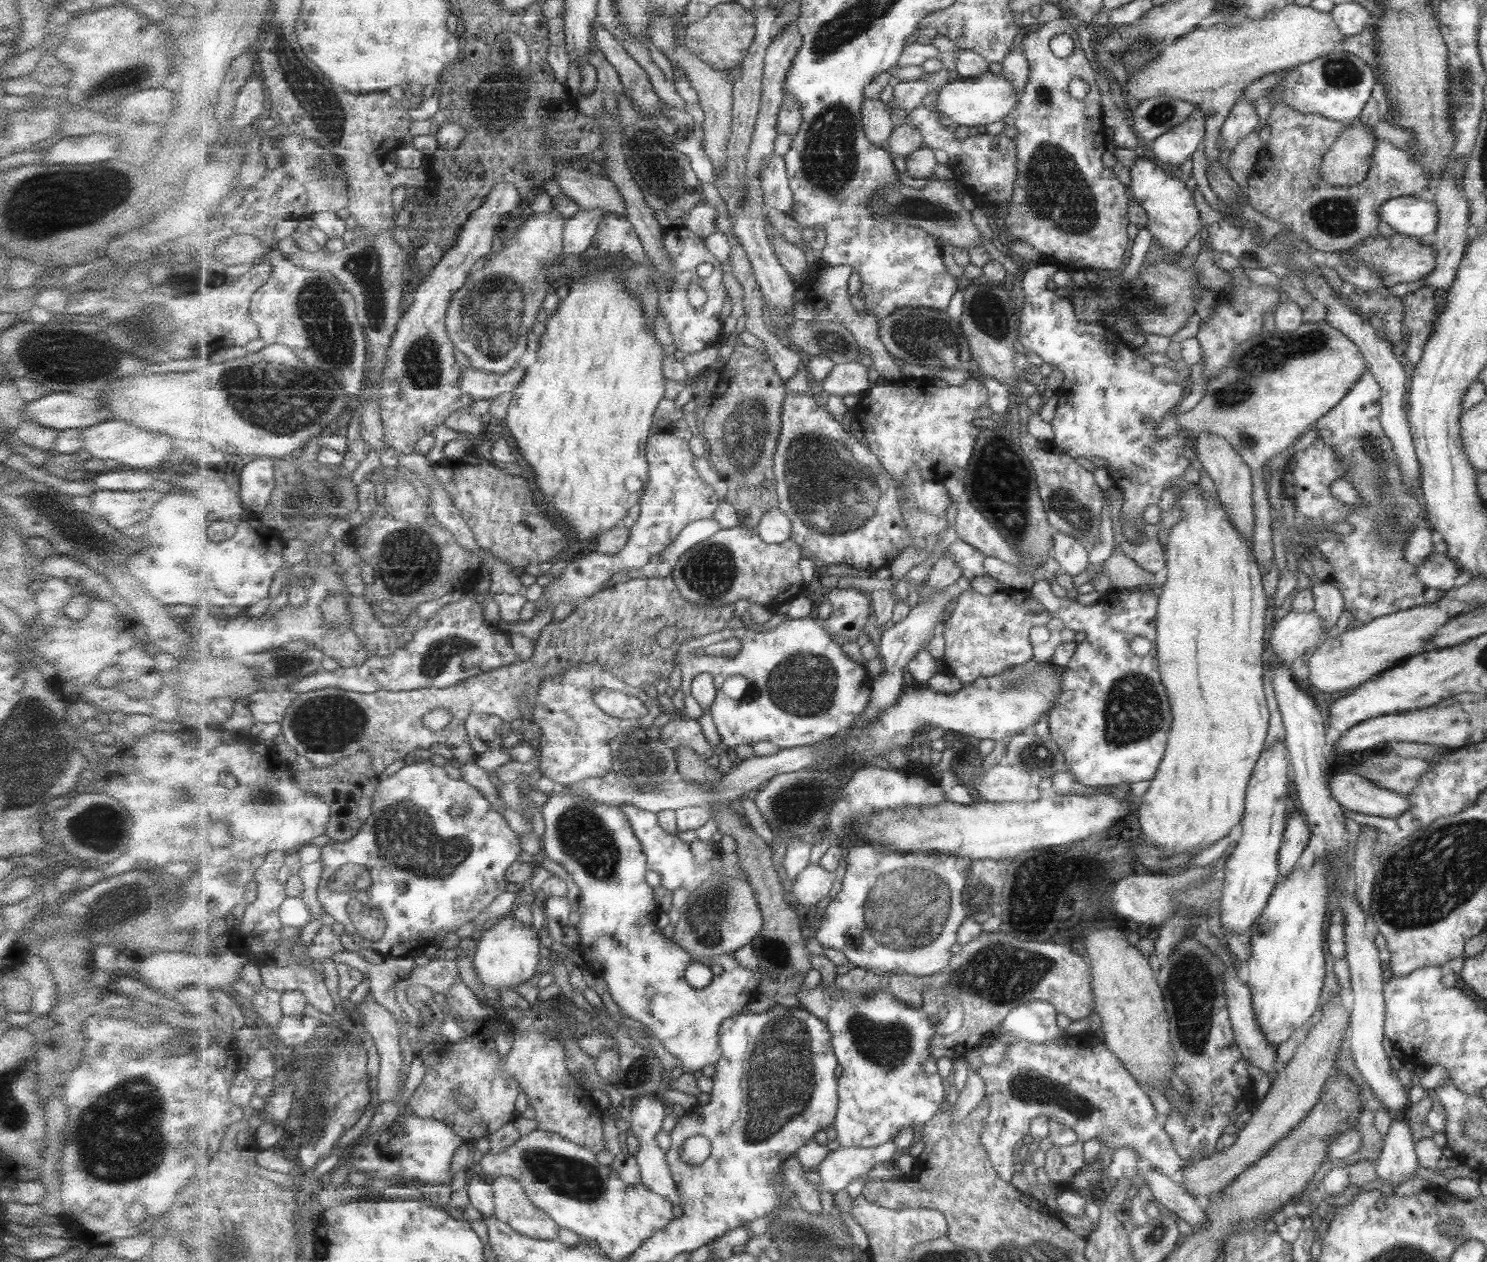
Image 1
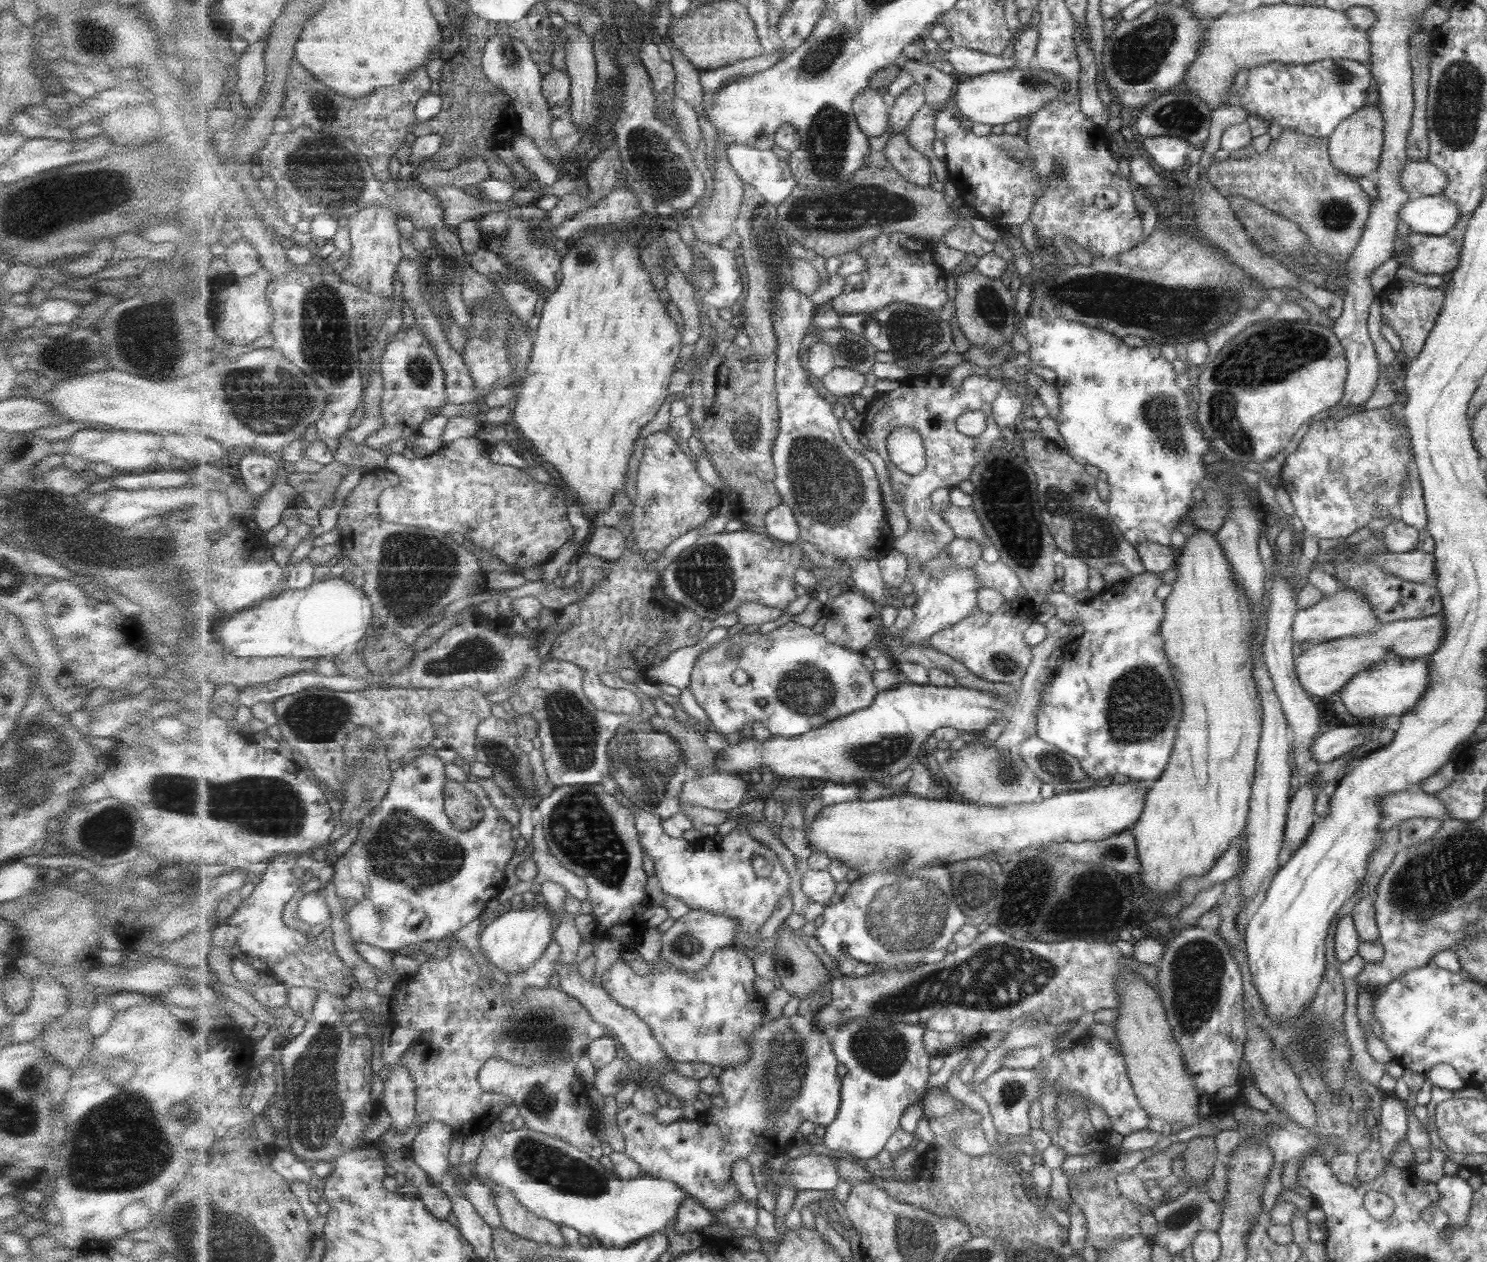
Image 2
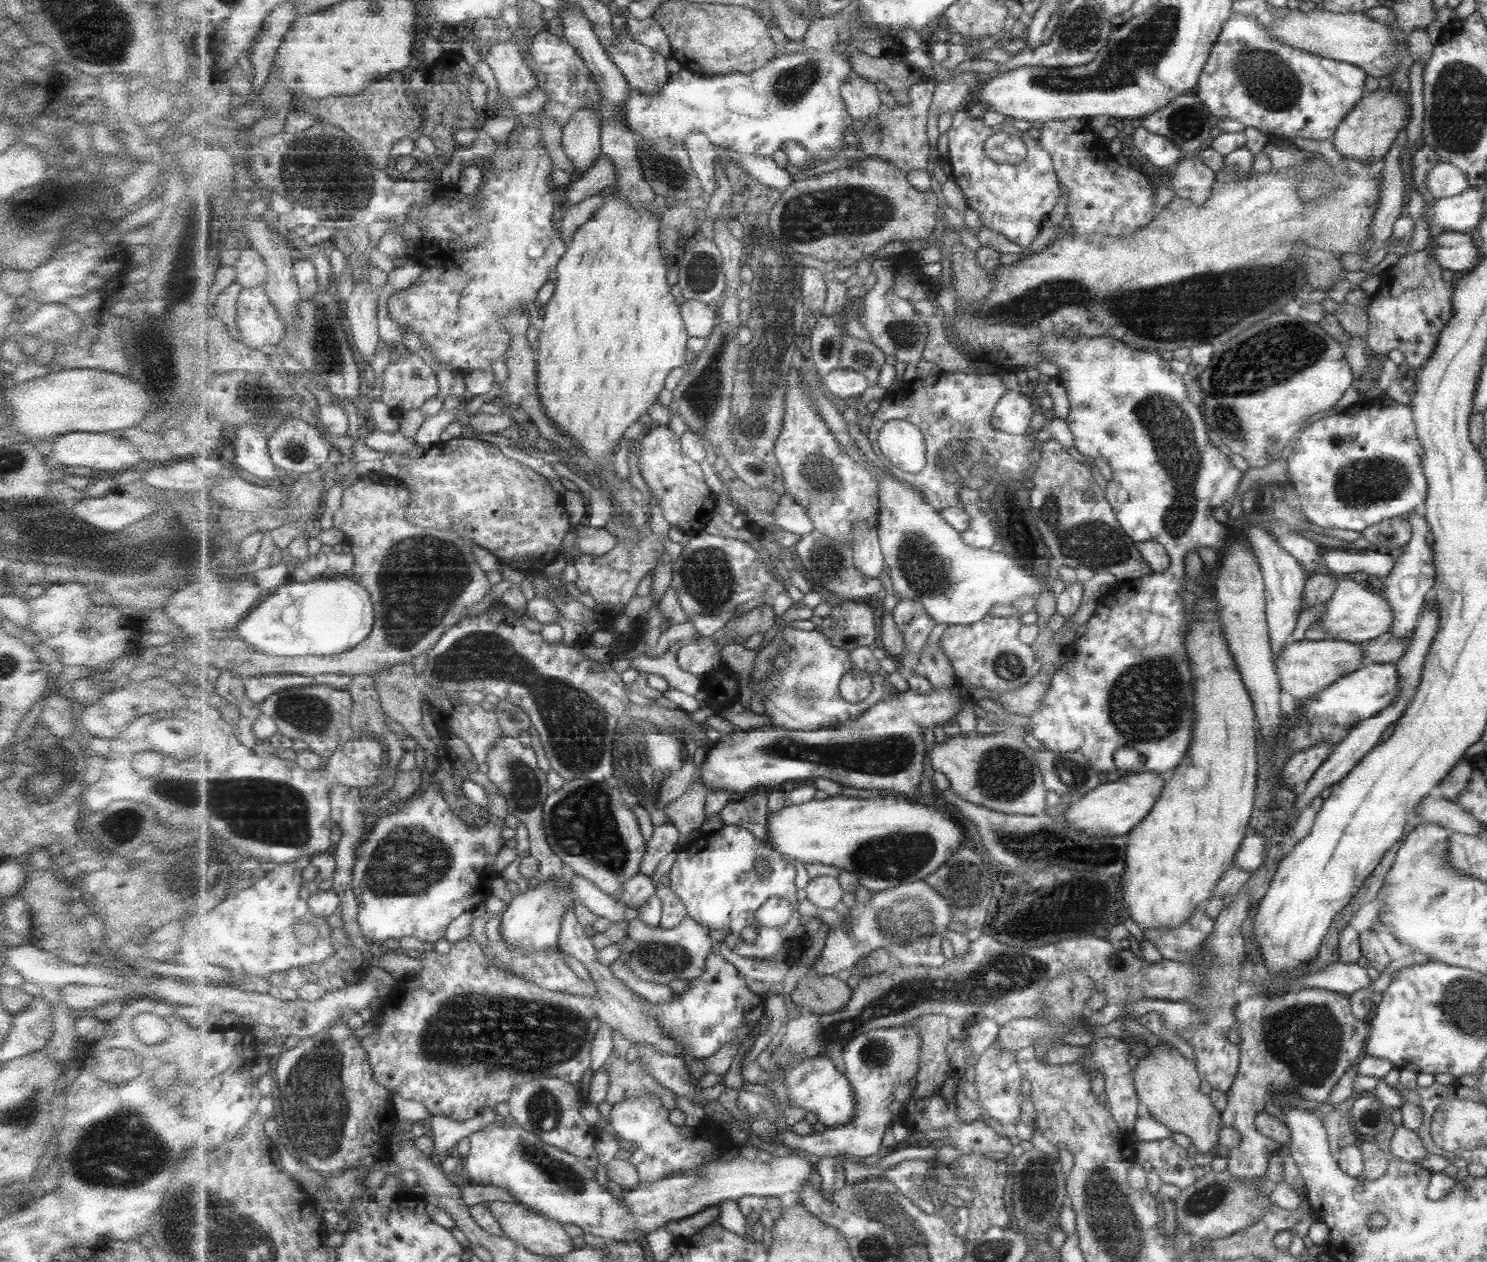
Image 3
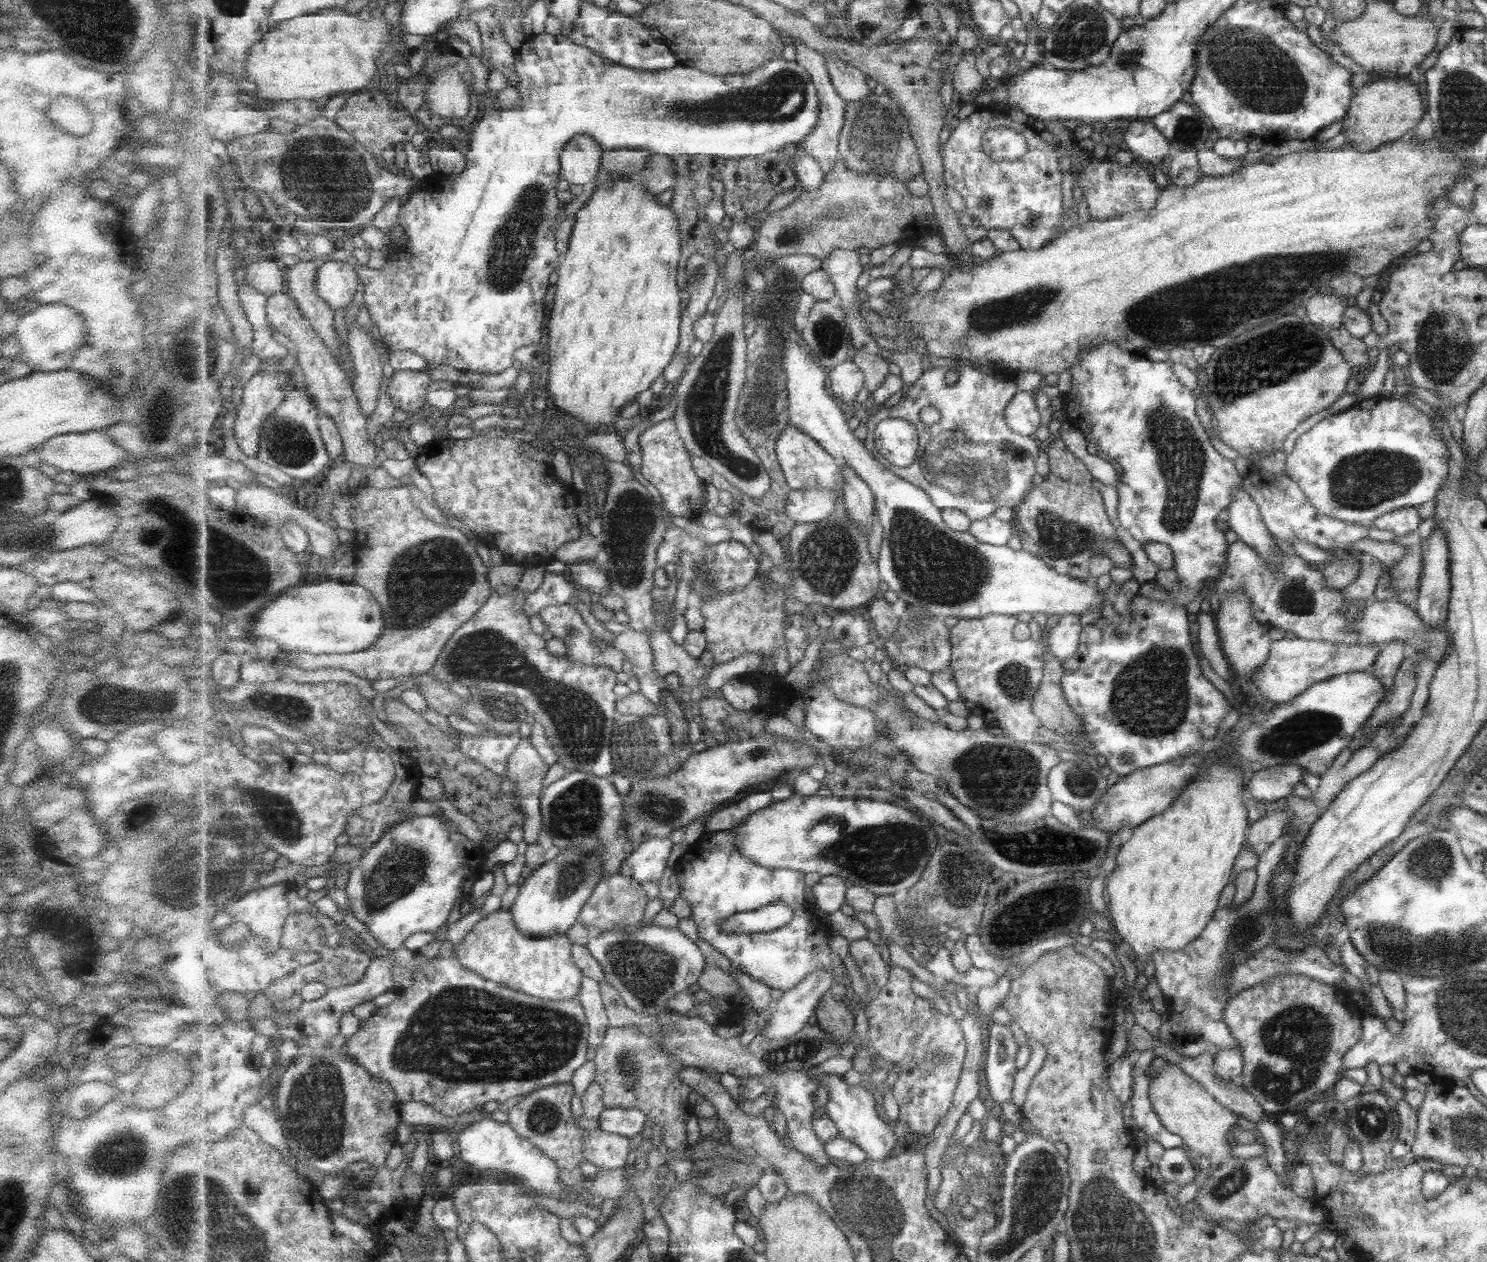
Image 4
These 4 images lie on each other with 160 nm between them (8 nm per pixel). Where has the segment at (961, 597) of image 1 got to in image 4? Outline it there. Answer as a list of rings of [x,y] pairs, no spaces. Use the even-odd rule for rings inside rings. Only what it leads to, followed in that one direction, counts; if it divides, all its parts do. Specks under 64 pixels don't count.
[[[990,614],[989,616],[980,618],[980,619],[960,619],[955,626],[950,630],[950,640],[952,642],[952,663],[950,667],[954,671],[954,677],[956,678],[956,682],[958,683],[958,687],[961,690],[961,696],[964,703],[965,708],[967,709],[969,714],[975,714],[979,716],[983,716],[985,719],[986,725],[997,726],[1003,730],[1009,737],[1015,739],[1016,741],[1021,742],[1030,742],[1030,743],[1043,743],[1051,744],[1049,742],[1045,742],[1045,740],[1039,734],[1039,726],[1042,726],[1040,720],[1035,716],[1034,713],[1034,696],[1035,693],[1038,692],[1039,685],[1042,684],[1042,678],[1045,673],[1045,652],[1047,652],[1047,645],[1043,640],[1039,640],[1036,636],[1031,639],[1015,639],[1014,638],[1014,629],[1018,626],[1017,617],[1012,617],[1011,615],[1002,615],[1002,614]]]

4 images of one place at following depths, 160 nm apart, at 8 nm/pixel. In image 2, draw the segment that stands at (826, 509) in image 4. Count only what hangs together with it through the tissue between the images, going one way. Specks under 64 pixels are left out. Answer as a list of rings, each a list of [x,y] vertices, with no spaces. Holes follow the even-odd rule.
[[[782,503],[767,513],[763,531],[776,542],[795,543],[799,541],[800,528],[801,525],[795,518],[793,510]]]

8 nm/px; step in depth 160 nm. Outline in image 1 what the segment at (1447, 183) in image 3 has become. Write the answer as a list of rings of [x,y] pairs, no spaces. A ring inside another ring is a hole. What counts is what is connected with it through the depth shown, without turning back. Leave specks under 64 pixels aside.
[[[1275,103],[1269,107],[1269,117],[1266,125],[1269,126],[1270,139],[1263,144],[1258,152],[1258,159],[1251,166],[1247,177],[1247,204],[1269,218],[1273,222],[1279,222],[1294,232],[1297,238],[1303,242],[1302,246],[1308,246],[1315,251],[1341,252],[1349,250],[1354,244],[1360,243],[1365,238],[1373,236],[1376,226],[1379,224],[1376,210],[1378,206],[1389,199],[1417,196],[1419,191],[1427,189],[1428,175],[1424,170],[1415,165],[1407,151],[1399,150],[1390,142],[1376,140],[1371,154],[1371,164],[1365,178],[1359,184],[1349,187],[1329,186],[1319,176],[1319,167],[1323,154],[1329,150],[1331,143],[1346,127],[1342,122],[1335,122],[1318,114],[1300,113],[1293,110],[1287,103]]]

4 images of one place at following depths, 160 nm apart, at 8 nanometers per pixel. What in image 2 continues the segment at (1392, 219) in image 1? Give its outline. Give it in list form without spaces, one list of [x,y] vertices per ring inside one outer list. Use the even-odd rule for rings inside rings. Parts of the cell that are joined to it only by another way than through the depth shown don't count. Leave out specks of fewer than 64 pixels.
[[[1441,194],[1409,199],[1398,212],[1398,222],[1404,222],[1410,232],[1433,236],[1445,235],[1457,219],[1458,208]]]

